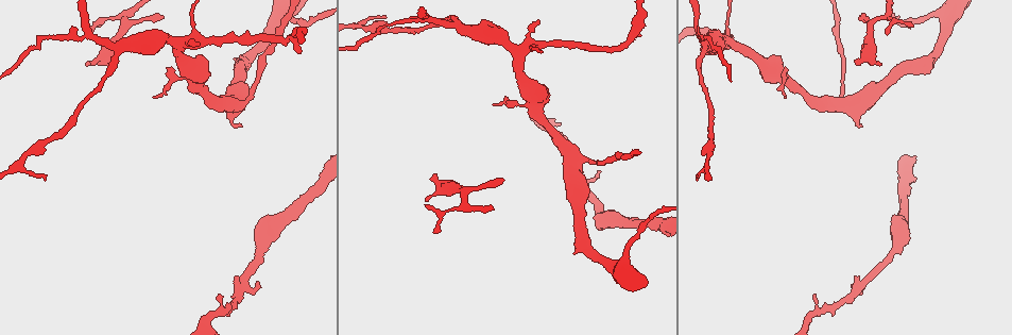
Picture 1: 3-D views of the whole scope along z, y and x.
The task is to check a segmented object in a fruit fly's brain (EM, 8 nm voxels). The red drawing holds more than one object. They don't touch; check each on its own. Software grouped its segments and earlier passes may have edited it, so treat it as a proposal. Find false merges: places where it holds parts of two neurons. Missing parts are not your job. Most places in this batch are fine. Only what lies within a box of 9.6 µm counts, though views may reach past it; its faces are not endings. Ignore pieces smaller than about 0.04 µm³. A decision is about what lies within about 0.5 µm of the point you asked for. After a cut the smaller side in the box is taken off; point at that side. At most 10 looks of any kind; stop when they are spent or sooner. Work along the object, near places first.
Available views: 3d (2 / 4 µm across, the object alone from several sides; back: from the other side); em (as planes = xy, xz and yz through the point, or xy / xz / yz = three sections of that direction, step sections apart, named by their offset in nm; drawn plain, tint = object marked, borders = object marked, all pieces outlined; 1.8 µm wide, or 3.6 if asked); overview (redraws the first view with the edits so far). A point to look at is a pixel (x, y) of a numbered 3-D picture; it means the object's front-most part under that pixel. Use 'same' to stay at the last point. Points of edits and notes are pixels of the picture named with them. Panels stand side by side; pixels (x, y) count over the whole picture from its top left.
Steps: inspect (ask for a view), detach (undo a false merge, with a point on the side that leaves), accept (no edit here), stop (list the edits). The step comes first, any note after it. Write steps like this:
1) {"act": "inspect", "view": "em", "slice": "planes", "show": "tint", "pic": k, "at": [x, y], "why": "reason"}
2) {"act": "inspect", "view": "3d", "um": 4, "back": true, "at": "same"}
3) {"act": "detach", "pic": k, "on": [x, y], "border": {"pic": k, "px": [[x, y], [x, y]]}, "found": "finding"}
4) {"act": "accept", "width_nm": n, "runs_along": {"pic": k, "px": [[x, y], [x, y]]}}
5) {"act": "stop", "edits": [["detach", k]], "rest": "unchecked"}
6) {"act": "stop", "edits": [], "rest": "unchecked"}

{"act": "inspect", "view": "3d", "um": 2, "pic": 1, "at": [519, 53], "why": "four or more arms meet"}

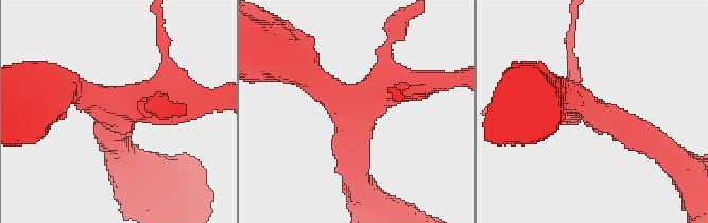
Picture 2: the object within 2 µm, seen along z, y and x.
{"act": "inspect", "view": "em", "slice": "planes", "show": "plain", "pic": 2, "at": [593, 114], "why": "now the EM"}

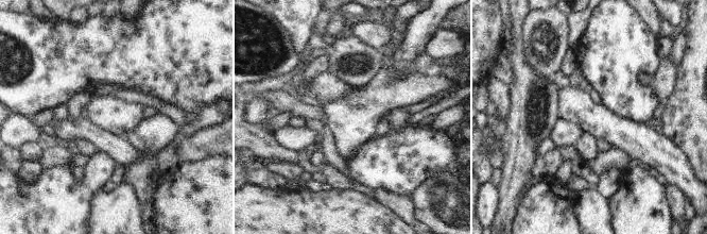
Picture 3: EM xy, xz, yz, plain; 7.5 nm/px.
{"act": "inspect", "view": "em", "slice": "planes", "show": "tint", "at": "same"}

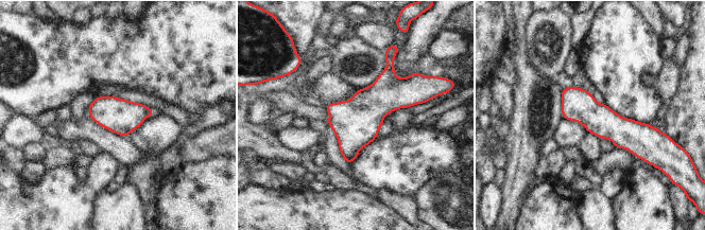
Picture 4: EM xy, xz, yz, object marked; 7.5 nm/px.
{"act": "accept", "width_nm": 240, "runs_along": {"pic": 4, "px": [[564, 91], [625, 134], [655, 135]]}, "found": "continuous, no second neuron"}

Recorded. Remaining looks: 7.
{"act": "inspect", "view": "3d", "um": 2, "pic": 1, "at": [91, 35], "why": "a fork"}

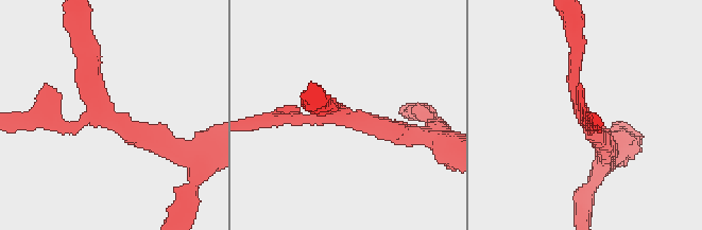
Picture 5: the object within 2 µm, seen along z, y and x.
{"act": "inspect", "view": "em", "slice": "planes", "show": "tint", "pic": 5, "at": [105, 117]}

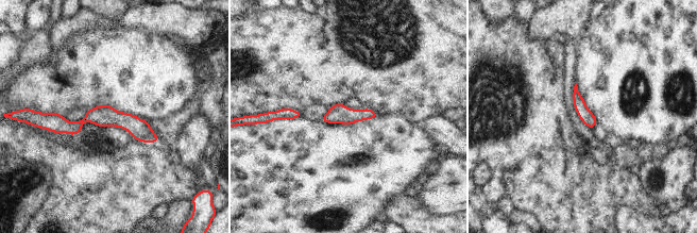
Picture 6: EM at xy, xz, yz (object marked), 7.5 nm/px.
{"act": "accept", "width_nm": 100, "runs_along": {"pic": 6, "px": [[47, 121], [117, 118], [154, 138]]}, "found": "all the same neuron"}

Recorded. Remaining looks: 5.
{"act": "inspect", "view": "em", "slice": "planes", "show": "tint", "pic": 1, "at": [117, 37], "why": "sharp bend"}

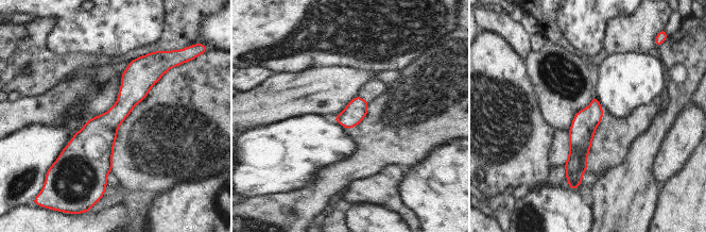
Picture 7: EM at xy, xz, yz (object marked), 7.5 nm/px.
{"act": "accept", "width_nm": 170, "found": "one neuron here"}

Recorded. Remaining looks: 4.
{"act": "inspect", "view": "em", "um": 3.6, "slice": "xy", "step": 8, "show": "tint", "pic": 1, "at": [619, 270], "why": "three arms meet"}

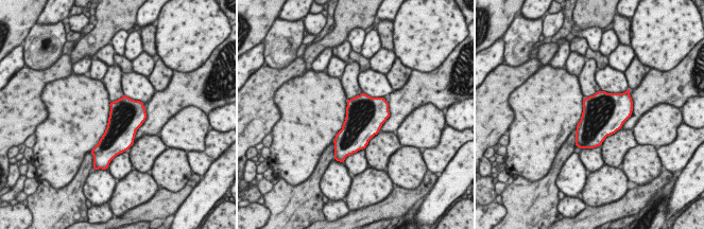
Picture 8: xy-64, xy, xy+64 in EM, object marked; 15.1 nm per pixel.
{"act": "accept", "found": "one neuron here"}

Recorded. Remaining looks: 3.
{"act": "stop", "edits": [], "rest": "unchecked"}

